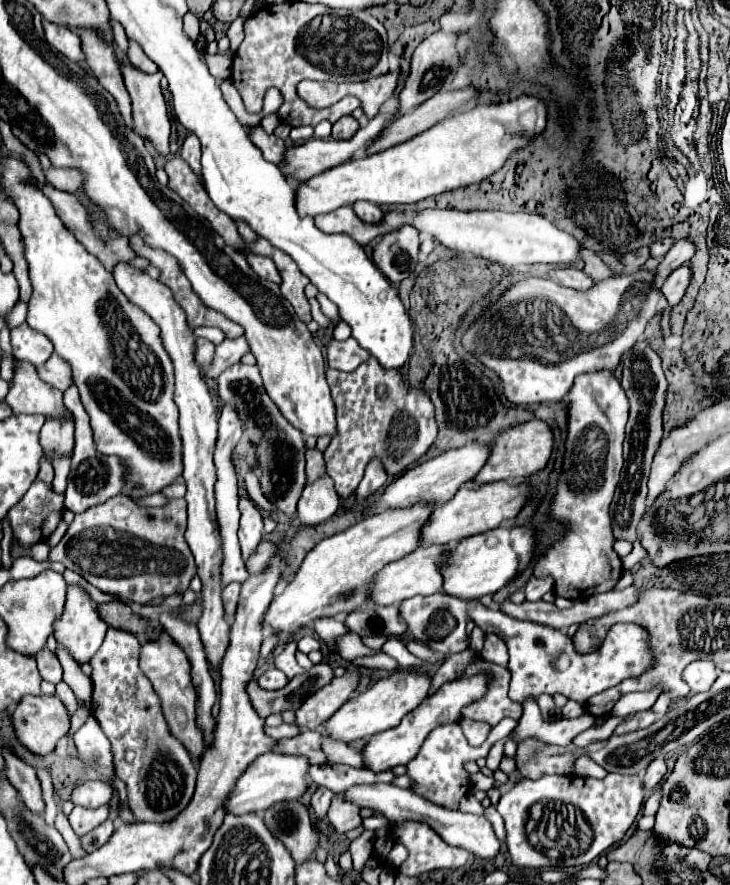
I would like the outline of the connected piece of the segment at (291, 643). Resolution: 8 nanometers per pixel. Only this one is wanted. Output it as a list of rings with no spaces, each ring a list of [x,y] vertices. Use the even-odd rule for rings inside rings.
[[[288,639],[284,651],[278,657],[274,657],[274,665],[280,671],[284,671],[288,677],[296,677],[296,675],[304,673],[304,669],[296,663],[296,657],[294,655],[296,655],[296,639]]]

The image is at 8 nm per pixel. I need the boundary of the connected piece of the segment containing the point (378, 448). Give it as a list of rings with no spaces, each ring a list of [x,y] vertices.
[[[370,357],[356,371],[344,373],[328,369],[326,377],[338,411],[338,433],[324,451],[324,461],[340,497],[348,497],[356,491],[372,457],[380,457],[388,475],[396,477],[434,443],[438,427],[430,397],[426,391],[408,389],[396,369],[384,369]]]

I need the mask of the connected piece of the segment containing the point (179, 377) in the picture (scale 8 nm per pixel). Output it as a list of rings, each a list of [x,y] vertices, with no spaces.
[[[118,263],[114,269],[114,281],[122,289],[122,293],[138,305],[142,311],[146,311],[152,321],[160,327],[160,335],[164,341],[164,349],[168,351],[172,363],[174,363],[174,373],[176,373],[176,405],[180,409],[180,435],[184,443],[184,483],[186,483],[186,503],[188,503],[188,529],[186,529],[186,543],[190,545],[196,565],[198,565],[198,575],[202,579],[202,615],[198,621],[198,631],[204,641],[206,657],[212,665],[218,665],[226,653],[228,647],[228,631],[230,625],[224,621],[224,607],[220,599],[220,533],[218,533],[218,523],[216,523],[216,511],[214,511],[214,483],[216,483],[216,467],[212,461],[214,447],[216,447],[216,435],[218,435],[218,413],[214,407],[214,401],[210,397],[210,391],[206,387],[204,375],[200,367],[194,361],[194,333],[190,331],[184,311],[180,305],[176,305],[172,293],[160,283],[150,279],[144,271],[130,267],[128,263]]]

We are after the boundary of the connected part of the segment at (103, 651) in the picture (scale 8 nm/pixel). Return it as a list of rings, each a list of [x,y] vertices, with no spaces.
[[[108,629],[102,647],[96,651],[96,655],[90,659],[92,665],[92,683],[94,683],[94,693],[92,693],[92,715],[100,723],[104,735],[112,743],[112,753],[114,753],[114,765],[116,765],[116,775],[126,783],[128,791],[128,807],[132,809],[136,821],[172,821],[176,813],[180,813],[188,801],[194,795],[194,785],[196,785],[196,765],[190,759],[188,751],[184,745],[170,733],[162,709],[160,709],[160,699],[156,697],[156,691],[152,689],[152,683],[148,677],[144,677],[142,669],[138,667],[138,657],[140,657],[140,641],[136,635],[120,629]]]

